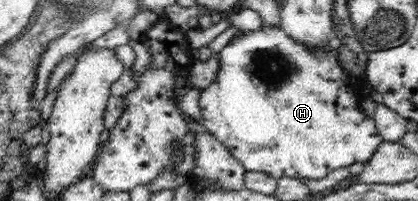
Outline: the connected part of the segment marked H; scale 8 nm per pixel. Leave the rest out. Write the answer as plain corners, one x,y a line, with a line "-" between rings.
280,24
276,27
264,26
260,31
240,30
238,35
234,36
218,53
217,53
218,71
212,83
204,88
200,93
200,115
204,125
204,130
210,132
214,137
218,138
222,143
226,144
228,150
234,154
234,158
238,159
242,166
246,167
248,172
264,172
277,180
280,178
296,178
296,179
322,179
328,173
342,167
350,167
354,163
366,165
378,147
384,143
384,138
378,132
374,118
362,112
360,108
362,102
362,93
364,83
358,80
344,68
338,58
338,50
332,48
329,42
323,45
323,48
306,47
298,40
292,38
288,33
280,28

